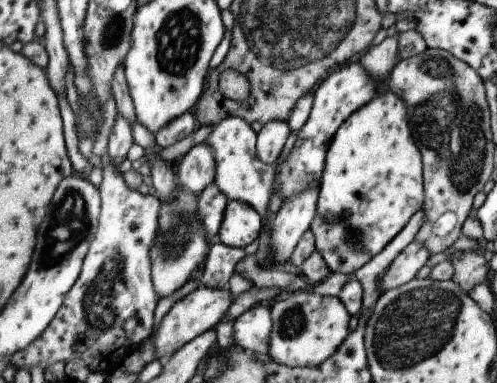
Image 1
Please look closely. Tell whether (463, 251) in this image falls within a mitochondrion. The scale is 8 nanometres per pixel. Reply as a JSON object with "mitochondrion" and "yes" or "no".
{"mitochondrion":"no"}

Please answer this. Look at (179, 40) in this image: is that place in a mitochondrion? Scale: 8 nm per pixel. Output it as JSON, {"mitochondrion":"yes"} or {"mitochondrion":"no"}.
{"mitochondrion":"yes"}

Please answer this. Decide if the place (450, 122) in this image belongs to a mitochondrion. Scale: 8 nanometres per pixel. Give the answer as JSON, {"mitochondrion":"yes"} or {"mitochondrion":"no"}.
{"mitochondrion":"yes"}

